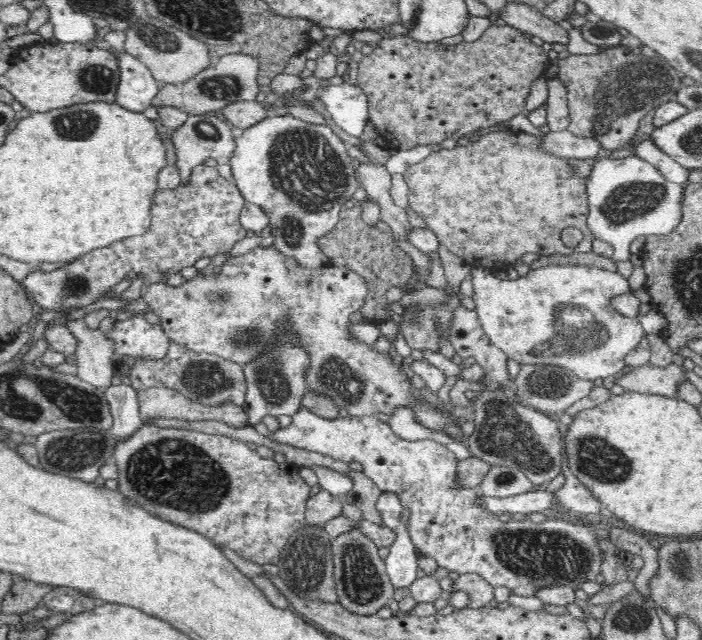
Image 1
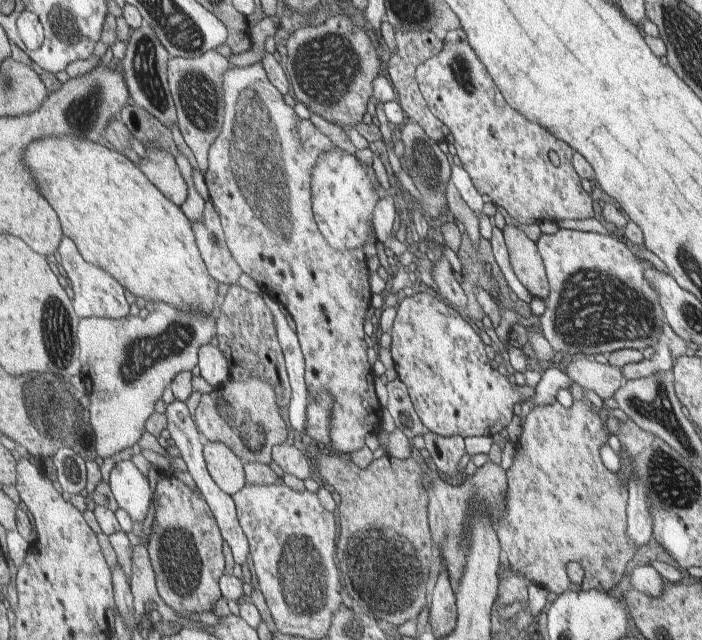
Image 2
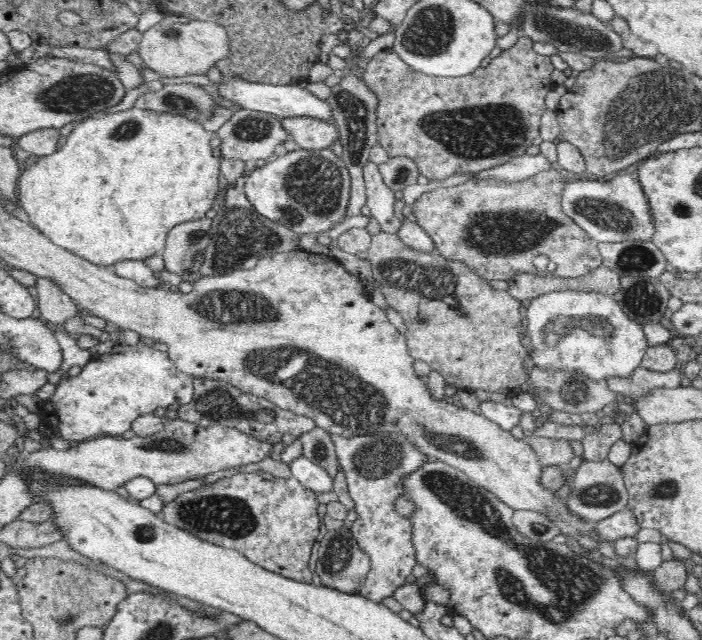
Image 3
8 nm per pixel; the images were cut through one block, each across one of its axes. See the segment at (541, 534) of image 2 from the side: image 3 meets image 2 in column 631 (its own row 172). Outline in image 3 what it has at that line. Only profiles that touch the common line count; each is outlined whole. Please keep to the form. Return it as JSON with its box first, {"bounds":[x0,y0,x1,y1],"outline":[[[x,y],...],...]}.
{"bounds":[410,170,602,281],"outline":[[[556,170],[540,171],[518,181],[496,177],[474,178],[458,186],[434,188],[422,194],[410,208],[417,224],[432,238],[442,257],[464,264],[483,279],[510,281],[525,272],[542,276],[582,276],[592,268],[602,266],[602,255],[596,241],[564,214],[561,197],[566,184],[565,176]]]}

